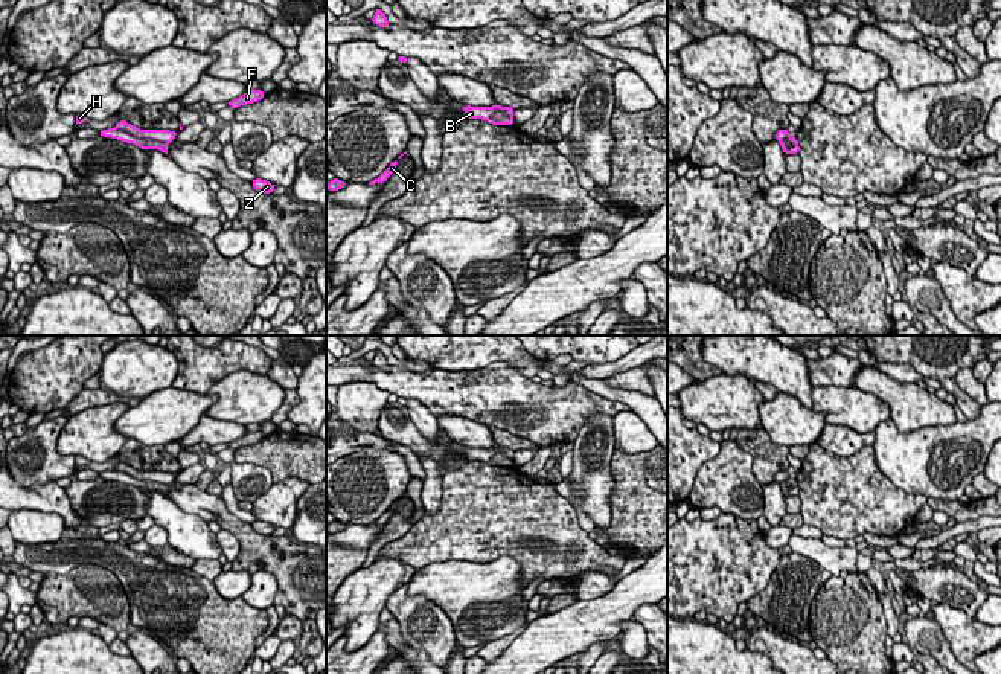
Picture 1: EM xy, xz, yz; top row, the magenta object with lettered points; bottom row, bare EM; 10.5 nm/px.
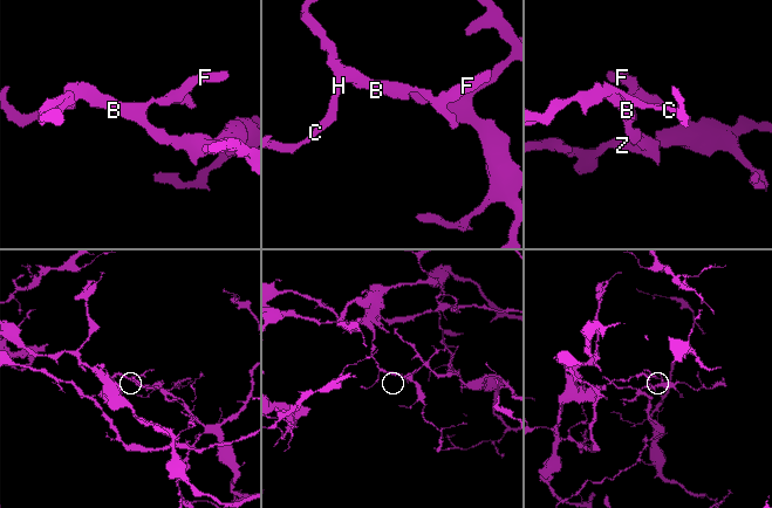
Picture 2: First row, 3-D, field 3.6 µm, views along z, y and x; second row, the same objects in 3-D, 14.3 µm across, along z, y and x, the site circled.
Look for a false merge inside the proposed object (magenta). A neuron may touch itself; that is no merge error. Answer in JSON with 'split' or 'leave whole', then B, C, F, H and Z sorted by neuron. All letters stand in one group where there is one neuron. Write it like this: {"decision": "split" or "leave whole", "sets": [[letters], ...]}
{"decision": "split", "sets": [["B", "Z"], ["C", "F", "H"]]}

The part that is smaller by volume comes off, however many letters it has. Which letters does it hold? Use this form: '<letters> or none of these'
C, F, H

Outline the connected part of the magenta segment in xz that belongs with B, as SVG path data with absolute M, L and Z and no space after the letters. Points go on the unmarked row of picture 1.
M465 447L463 454L468 457L468 461L481 461L492 467L513 467L513 459L507 457L497 448Z

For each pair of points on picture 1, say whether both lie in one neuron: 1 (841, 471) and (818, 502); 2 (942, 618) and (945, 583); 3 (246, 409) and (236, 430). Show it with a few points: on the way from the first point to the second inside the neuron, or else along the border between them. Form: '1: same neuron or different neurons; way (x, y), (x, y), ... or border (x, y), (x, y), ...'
1: same neuron; way (840, 479), (825, 494)
2: different neurons; border (937, 603), (946, 603), (963, 610), (974, 619)
3: different neurons; border (206, 414), (246, 426)

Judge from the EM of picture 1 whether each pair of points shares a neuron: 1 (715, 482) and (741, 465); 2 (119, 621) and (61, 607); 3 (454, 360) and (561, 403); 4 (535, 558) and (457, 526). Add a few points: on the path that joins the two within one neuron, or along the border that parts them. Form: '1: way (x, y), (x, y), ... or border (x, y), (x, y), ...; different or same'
1: way (721, 482), (735, 470); same
2: way (105, 607), (75, 606); same
3: border (511, 365), (492, 362), (476, 369), (439, 369); different
4: way (515, 545), (497, 526), (477, 526); same

